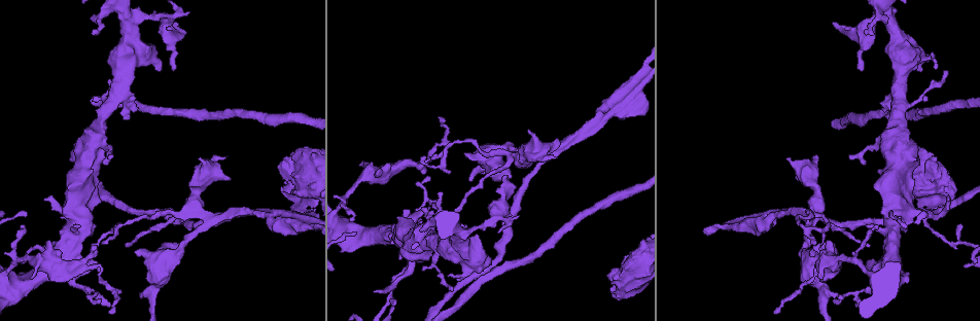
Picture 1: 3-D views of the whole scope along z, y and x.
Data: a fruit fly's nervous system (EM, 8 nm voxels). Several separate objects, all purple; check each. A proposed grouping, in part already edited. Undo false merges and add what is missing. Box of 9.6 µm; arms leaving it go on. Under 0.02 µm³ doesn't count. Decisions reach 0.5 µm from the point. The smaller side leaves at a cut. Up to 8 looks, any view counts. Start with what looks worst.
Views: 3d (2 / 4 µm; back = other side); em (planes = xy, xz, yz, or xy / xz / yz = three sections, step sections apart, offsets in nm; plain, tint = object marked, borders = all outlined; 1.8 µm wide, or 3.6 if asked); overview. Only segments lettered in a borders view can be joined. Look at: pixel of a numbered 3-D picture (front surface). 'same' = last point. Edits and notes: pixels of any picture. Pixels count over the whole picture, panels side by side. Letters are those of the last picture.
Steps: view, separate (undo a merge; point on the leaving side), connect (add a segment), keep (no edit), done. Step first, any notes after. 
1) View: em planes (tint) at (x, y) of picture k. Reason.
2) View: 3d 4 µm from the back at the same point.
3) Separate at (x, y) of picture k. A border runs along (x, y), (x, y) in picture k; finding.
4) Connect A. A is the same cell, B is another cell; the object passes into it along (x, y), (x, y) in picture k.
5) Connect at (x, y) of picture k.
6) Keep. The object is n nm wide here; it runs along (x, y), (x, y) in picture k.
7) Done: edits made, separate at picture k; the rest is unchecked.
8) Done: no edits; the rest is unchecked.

View: 3d 4 µm at (206, 218) of picture 1. Sudden change in width.

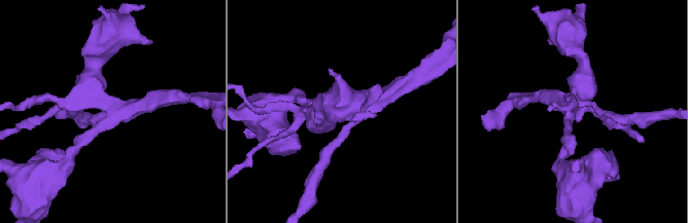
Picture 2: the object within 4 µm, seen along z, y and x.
View: em yz step 16 (tint) at (110, 108) of picture 2. Need the tissue.

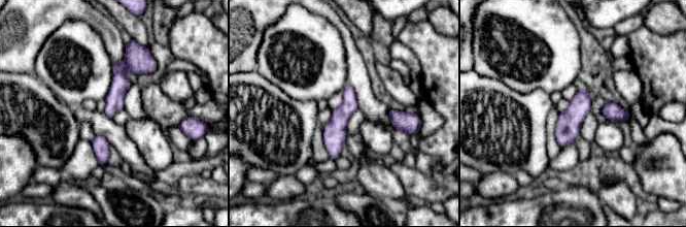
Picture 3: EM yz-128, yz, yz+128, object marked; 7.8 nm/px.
View: em planes (borders) at the same point. Another direction.

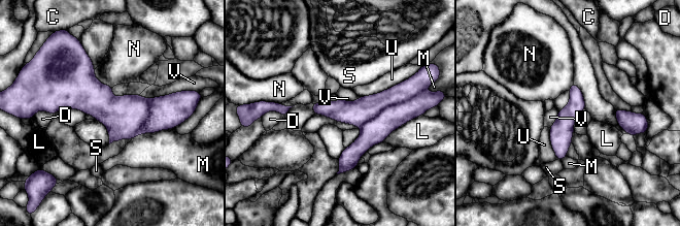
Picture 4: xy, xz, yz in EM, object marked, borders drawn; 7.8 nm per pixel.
Keep. C, D, L, M, N, S, U and V are other cells; it runs along (47, 106), (171, 117) in picture 4; one neuron here.

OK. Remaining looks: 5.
View: 3d 4 µm at (906, 211) of picture 1. Branch point.

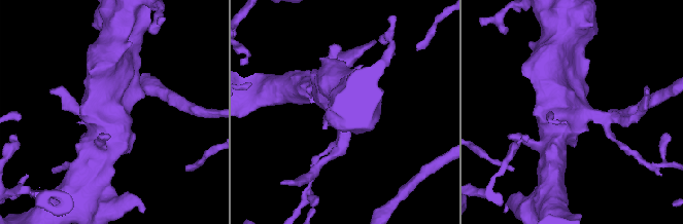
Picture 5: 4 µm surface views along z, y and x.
View: em 3.6 µm planes (tint) at (576, 117) of picture 5.

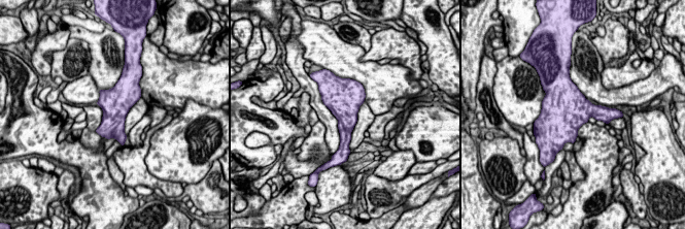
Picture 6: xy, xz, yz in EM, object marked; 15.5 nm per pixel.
View: em 3.6 µm planes (borders) at the same point.

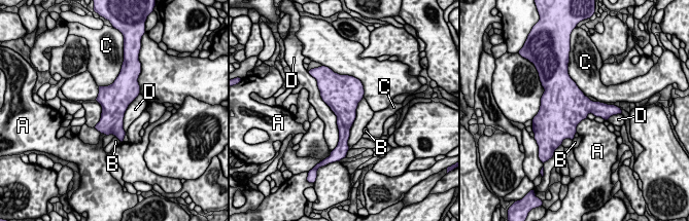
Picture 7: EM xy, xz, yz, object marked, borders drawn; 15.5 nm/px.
Keep. The longest contact is with D, 1000 nm; A, B, C and D are other cells; a border runs along (317, 87), (336, 116), (337, 146) in picture 7; all the same neuron.

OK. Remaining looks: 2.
Done: no edits; the rest is unchecked.

